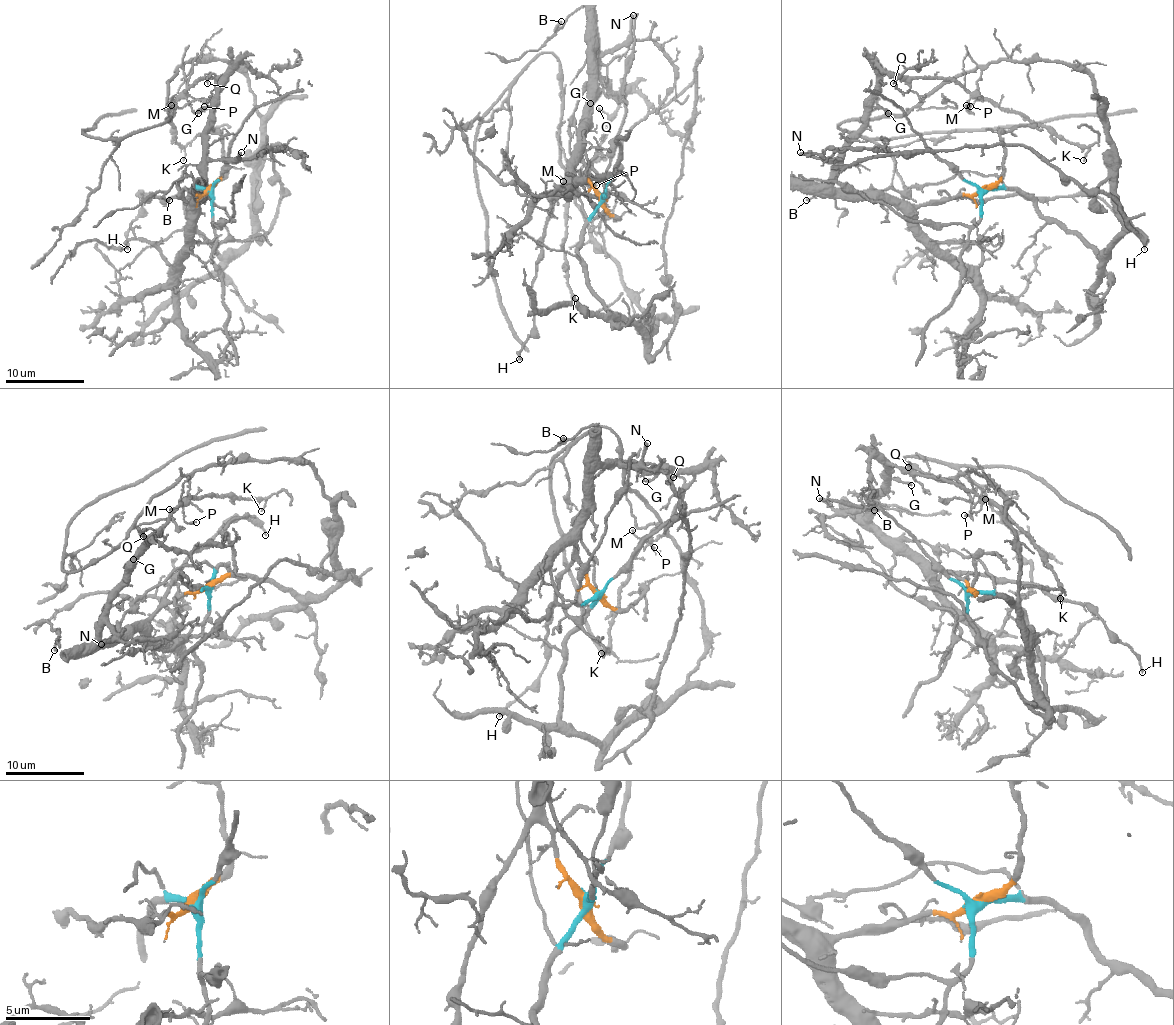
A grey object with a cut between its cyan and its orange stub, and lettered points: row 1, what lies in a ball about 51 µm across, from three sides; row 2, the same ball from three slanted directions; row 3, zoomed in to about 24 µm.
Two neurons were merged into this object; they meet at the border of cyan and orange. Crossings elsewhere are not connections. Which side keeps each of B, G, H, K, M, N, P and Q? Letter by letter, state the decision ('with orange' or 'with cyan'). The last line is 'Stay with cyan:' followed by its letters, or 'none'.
B: with orange
G: with orange
H: with orange
K: with orange
M: with orange
N: with orange
P: with orange
Q: with orange
Stay with cyan: none

